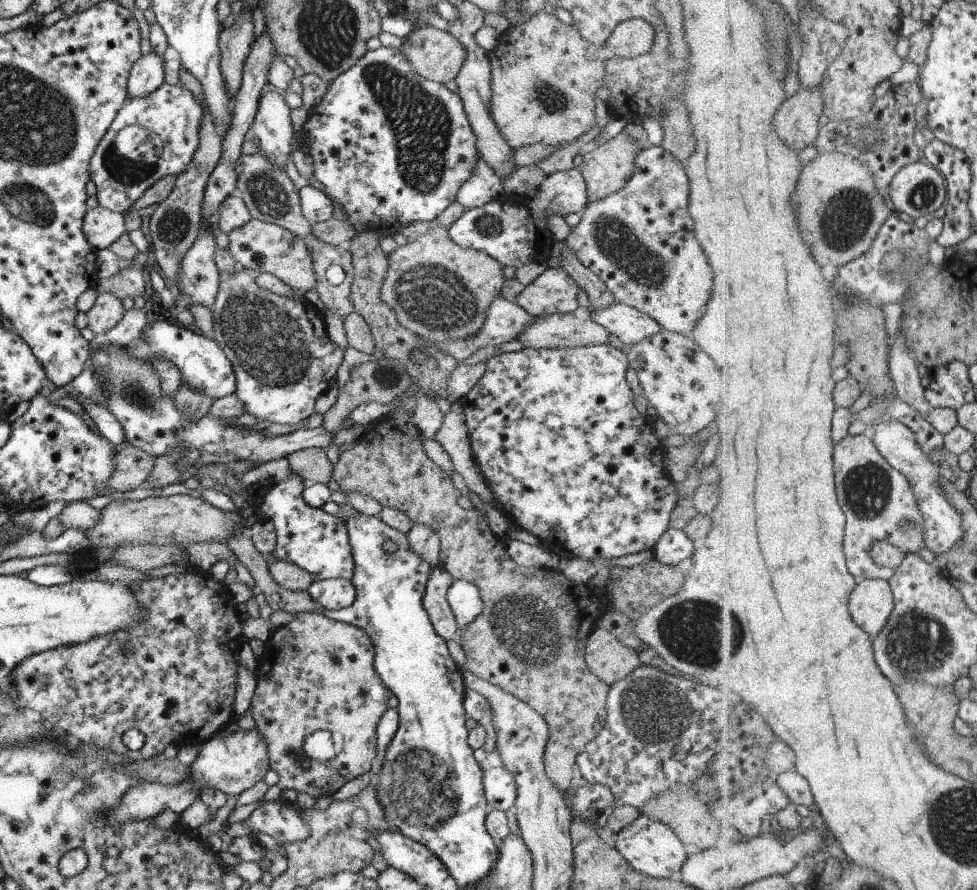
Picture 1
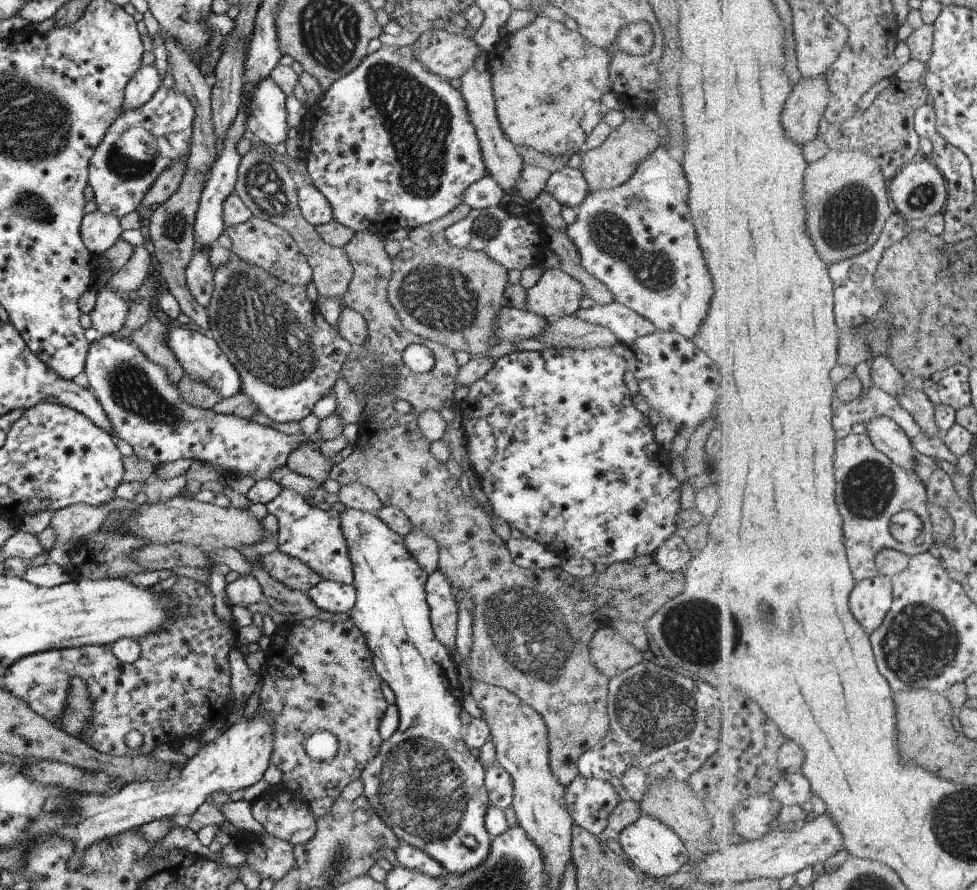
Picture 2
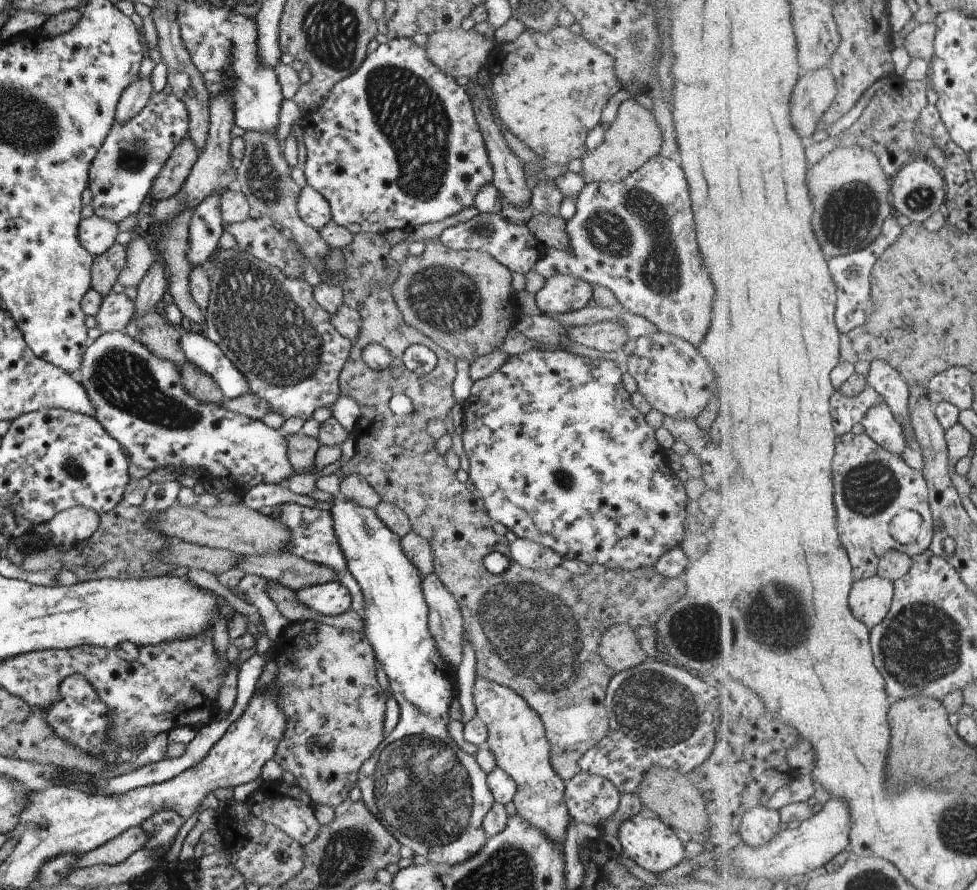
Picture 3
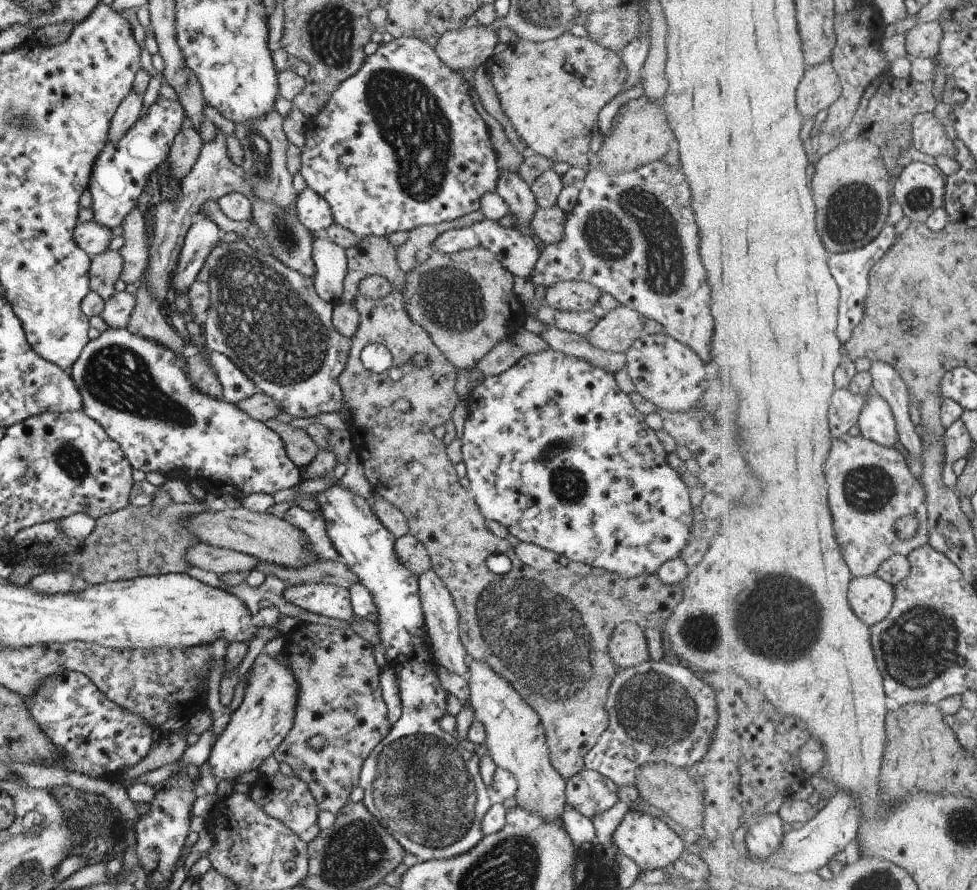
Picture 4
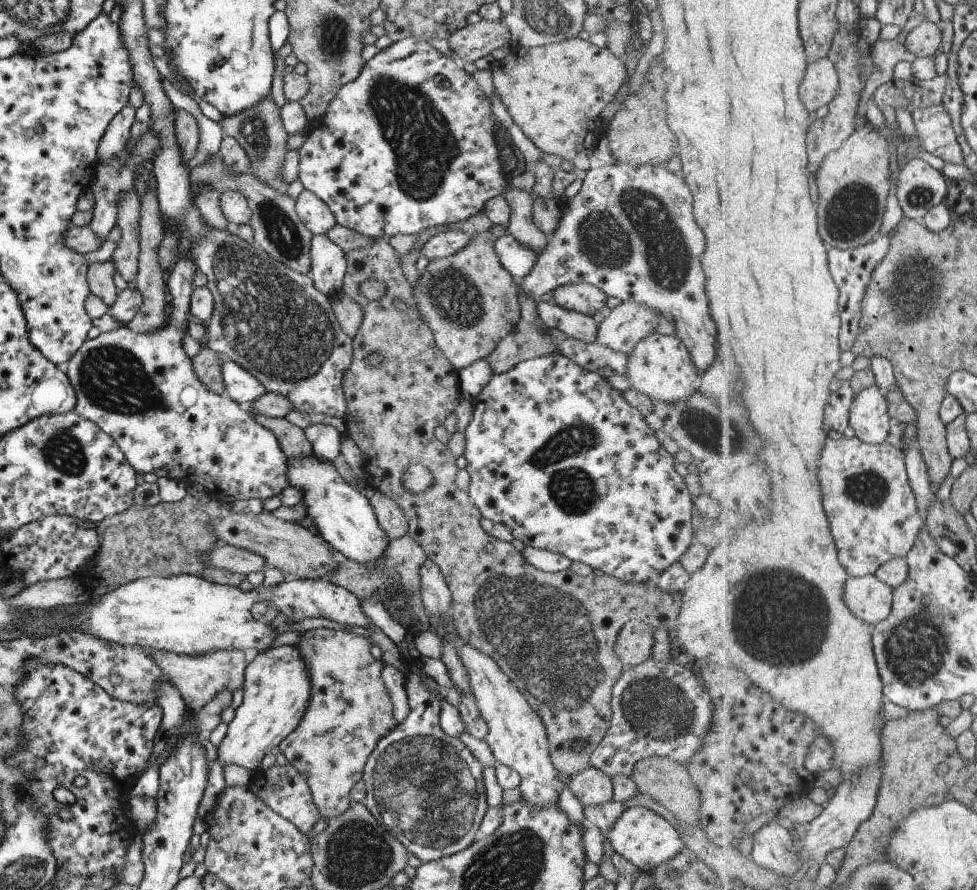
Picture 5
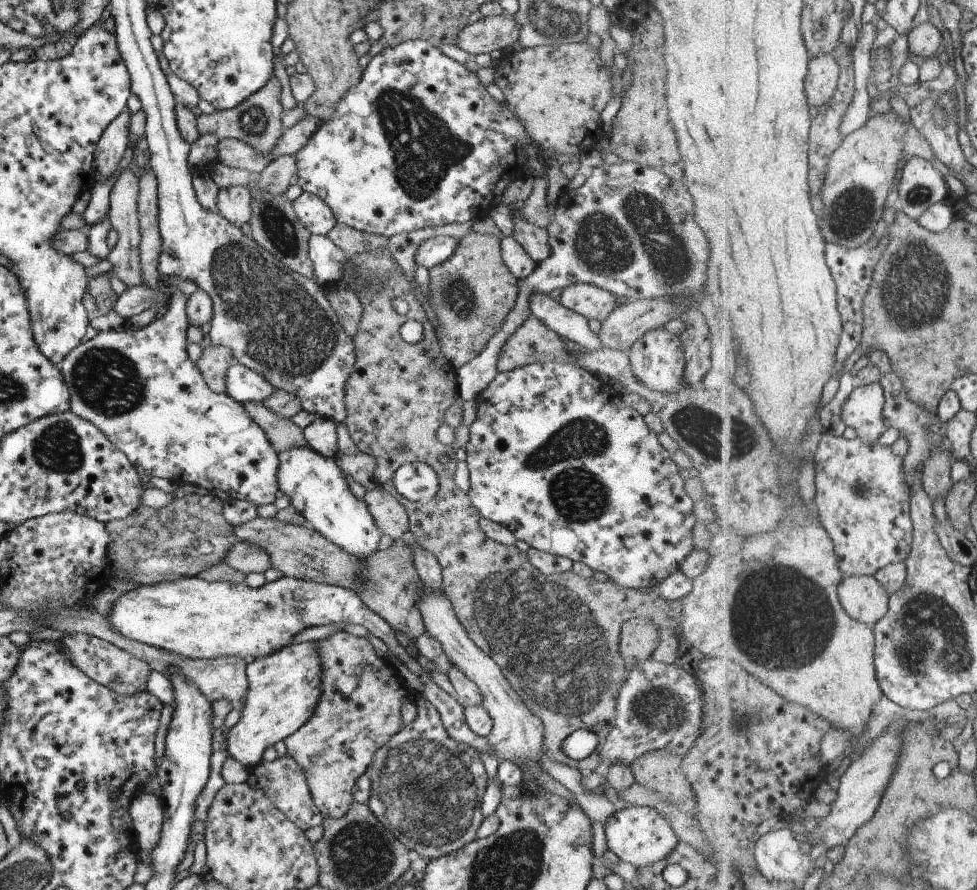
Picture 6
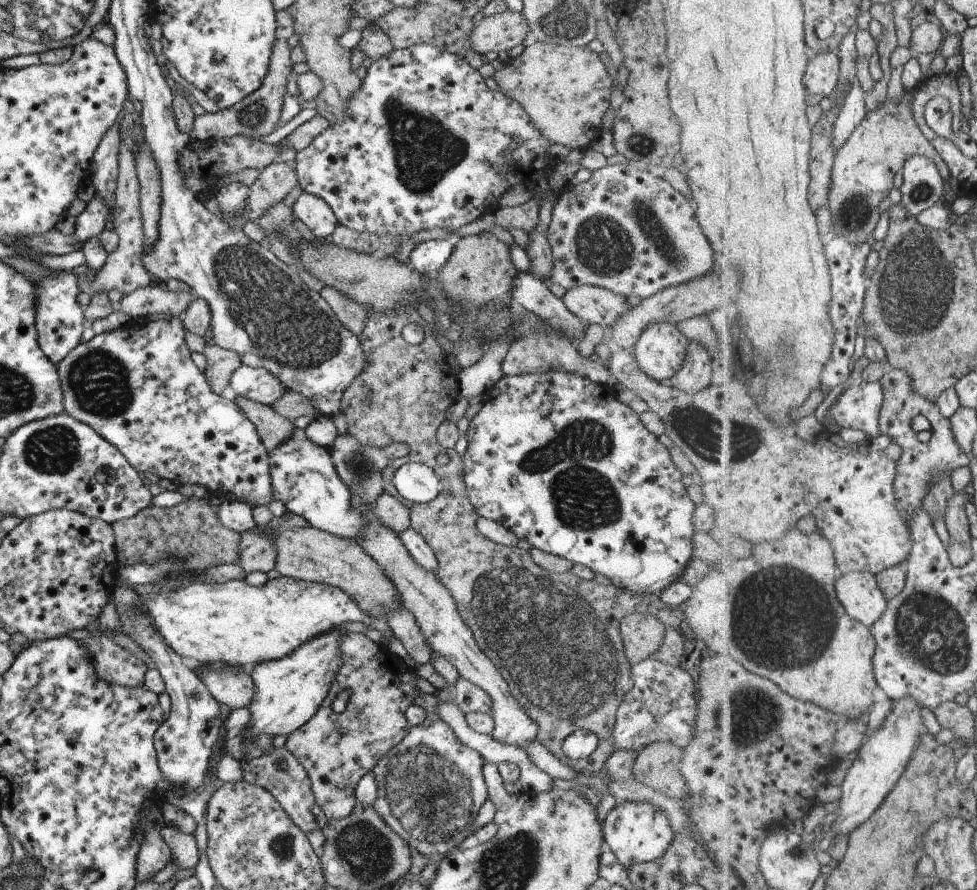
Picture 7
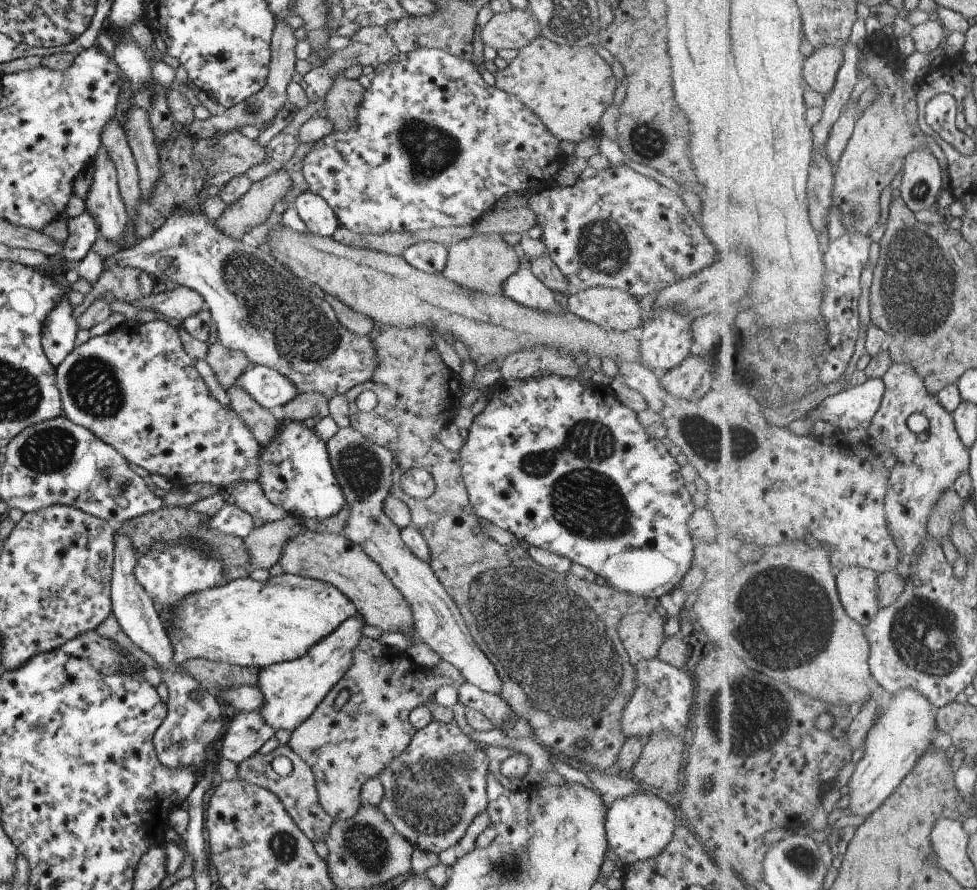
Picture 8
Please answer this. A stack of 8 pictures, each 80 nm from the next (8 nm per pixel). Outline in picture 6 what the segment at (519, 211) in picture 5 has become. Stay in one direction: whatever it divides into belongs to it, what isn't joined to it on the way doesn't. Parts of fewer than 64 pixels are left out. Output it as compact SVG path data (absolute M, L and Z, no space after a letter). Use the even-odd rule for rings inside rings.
M513 214L513 238L523 247L535 264L549 256L548 234L546 230L536 228Z

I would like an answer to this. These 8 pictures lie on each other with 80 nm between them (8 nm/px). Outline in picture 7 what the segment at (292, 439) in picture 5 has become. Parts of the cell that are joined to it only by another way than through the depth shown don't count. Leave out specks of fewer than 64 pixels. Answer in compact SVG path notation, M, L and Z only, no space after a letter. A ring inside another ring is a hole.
M236 396L232 402L237 404L245 418L255 426L261 444L269 452L297 433L293 424L287 418L278 416L270 406L239 398L239 396Z

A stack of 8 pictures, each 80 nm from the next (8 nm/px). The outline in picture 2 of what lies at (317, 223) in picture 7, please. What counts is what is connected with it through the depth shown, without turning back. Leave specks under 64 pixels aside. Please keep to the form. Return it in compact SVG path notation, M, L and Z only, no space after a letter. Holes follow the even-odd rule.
M303 185L296 190L301 216L313 227L326 224L333 219L327 200L312 186Z

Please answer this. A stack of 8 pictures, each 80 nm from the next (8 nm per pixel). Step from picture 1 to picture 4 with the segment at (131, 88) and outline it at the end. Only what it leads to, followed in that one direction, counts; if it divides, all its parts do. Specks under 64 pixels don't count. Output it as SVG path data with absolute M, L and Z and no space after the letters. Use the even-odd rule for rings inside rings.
M131 90L129 94L119 102L119 106L117 106L109 122L106 142L113 142L113 140L119 140L121 136L125 136L125 130L127 130L141 114L142 99L143 96Z

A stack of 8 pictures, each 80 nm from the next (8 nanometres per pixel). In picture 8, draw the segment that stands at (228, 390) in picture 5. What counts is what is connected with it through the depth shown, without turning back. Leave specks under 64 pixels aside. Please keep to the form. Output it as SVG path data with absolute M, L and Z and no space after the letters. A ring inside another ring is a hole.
M261 365L243 370L236 383L259 406L276 413L297 394L289 380Z

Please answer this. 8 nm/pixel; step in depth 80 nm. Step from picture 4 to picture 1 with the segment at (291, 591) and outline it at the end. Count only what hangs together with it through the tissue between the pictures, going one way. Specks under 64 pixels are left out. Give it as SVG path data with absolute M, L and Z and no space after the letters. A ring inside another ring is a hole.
M344 579L315 580L306 592L317 605L326 611L348 608L355 597L351 580Z

